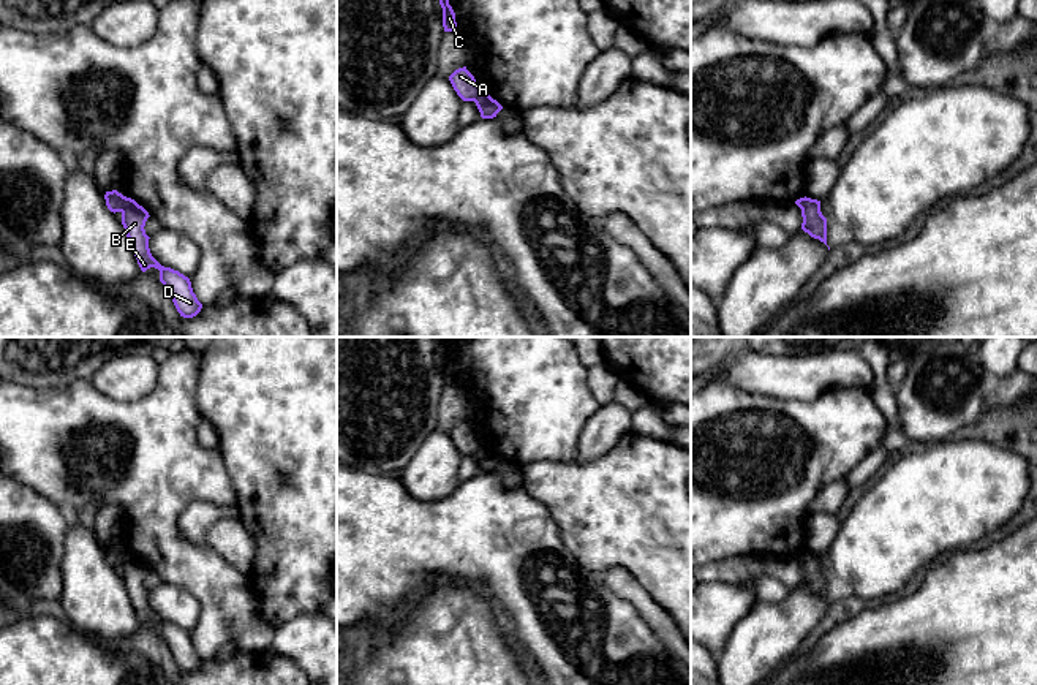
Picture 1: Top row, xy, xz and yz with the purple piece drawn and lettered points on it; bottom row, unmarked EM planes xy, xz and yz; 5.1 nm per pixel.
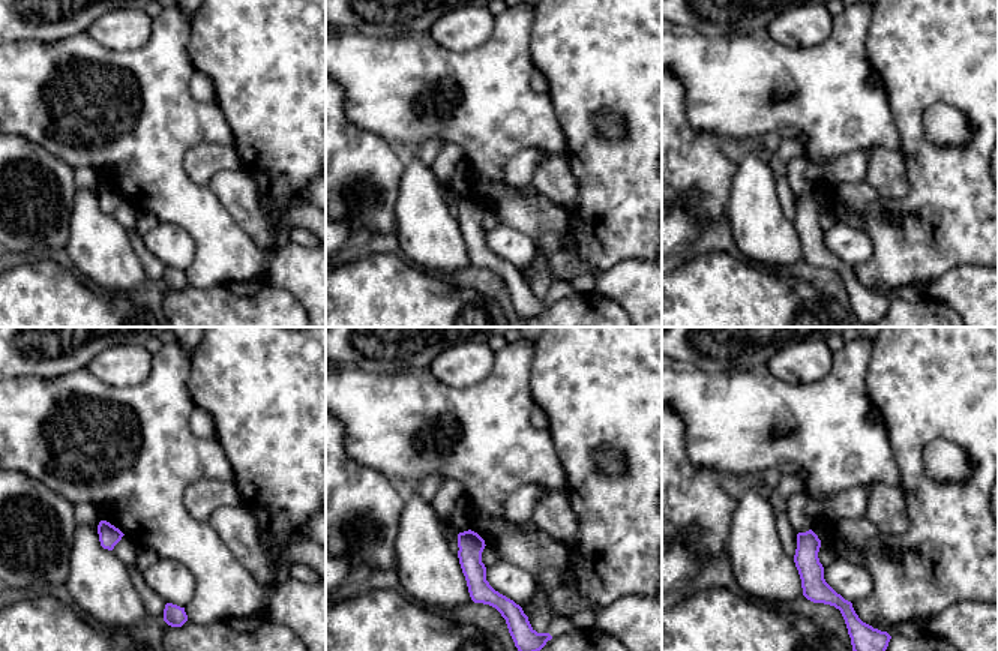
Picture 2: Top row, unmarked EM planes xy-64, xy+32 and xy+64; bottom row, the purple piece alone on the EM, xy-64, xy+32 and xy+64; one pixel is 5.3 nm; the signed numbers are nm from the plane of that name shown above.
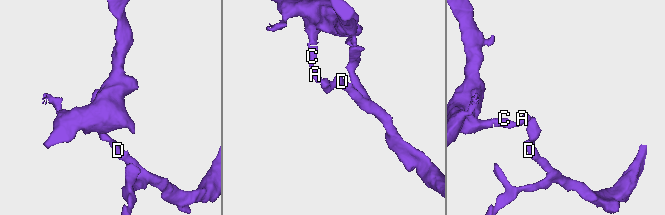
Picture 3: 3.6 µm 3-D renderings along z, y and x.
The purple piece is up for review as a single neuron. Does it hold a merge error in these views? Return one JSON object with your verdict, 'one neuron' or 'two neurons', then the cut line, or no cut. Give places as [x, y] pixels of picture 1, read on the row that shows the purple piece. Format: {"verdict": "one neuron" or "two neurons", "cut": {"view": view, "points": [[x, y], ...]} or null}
{"verdict": "two neurons", "cut": {"view": "xy", "points": [[125, 196], [120, 211]]}}

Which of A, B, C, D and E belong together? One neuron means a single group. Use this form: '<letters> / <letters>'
A C / B D E

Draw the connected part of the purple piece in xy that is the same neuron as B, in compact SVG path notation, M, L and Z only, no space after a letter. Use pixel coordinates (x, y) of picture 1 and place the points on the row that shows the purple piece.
M125 196L125 204L122 209L122 225L125 228L126 237L130 240L131 250L138 259L138 264L142 272L150 267L160 271L160 282L171 294L172 302L183 318L196 316L202 304L198 301L193 293L191 282L188 277L174 271L171 267L161 266L150 253L149 248L149 236L145 234L145 221L149 218L149 212L139 206L134 199Z

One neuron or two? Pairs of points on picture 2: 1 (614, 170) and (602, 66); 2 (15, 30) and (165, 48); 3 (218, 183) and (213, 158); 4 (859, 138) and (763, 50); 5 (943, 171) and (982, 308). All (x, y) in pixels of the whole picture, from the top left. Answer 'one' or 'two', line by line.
1: one
2: two
3: two
4: one
5: two

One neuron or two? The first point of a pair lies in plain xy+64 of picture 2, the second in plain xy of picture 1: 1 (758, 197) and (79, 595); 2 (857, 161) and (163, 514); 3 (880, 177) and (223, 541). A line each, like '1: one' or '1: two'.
1: one
2: two
3: one

